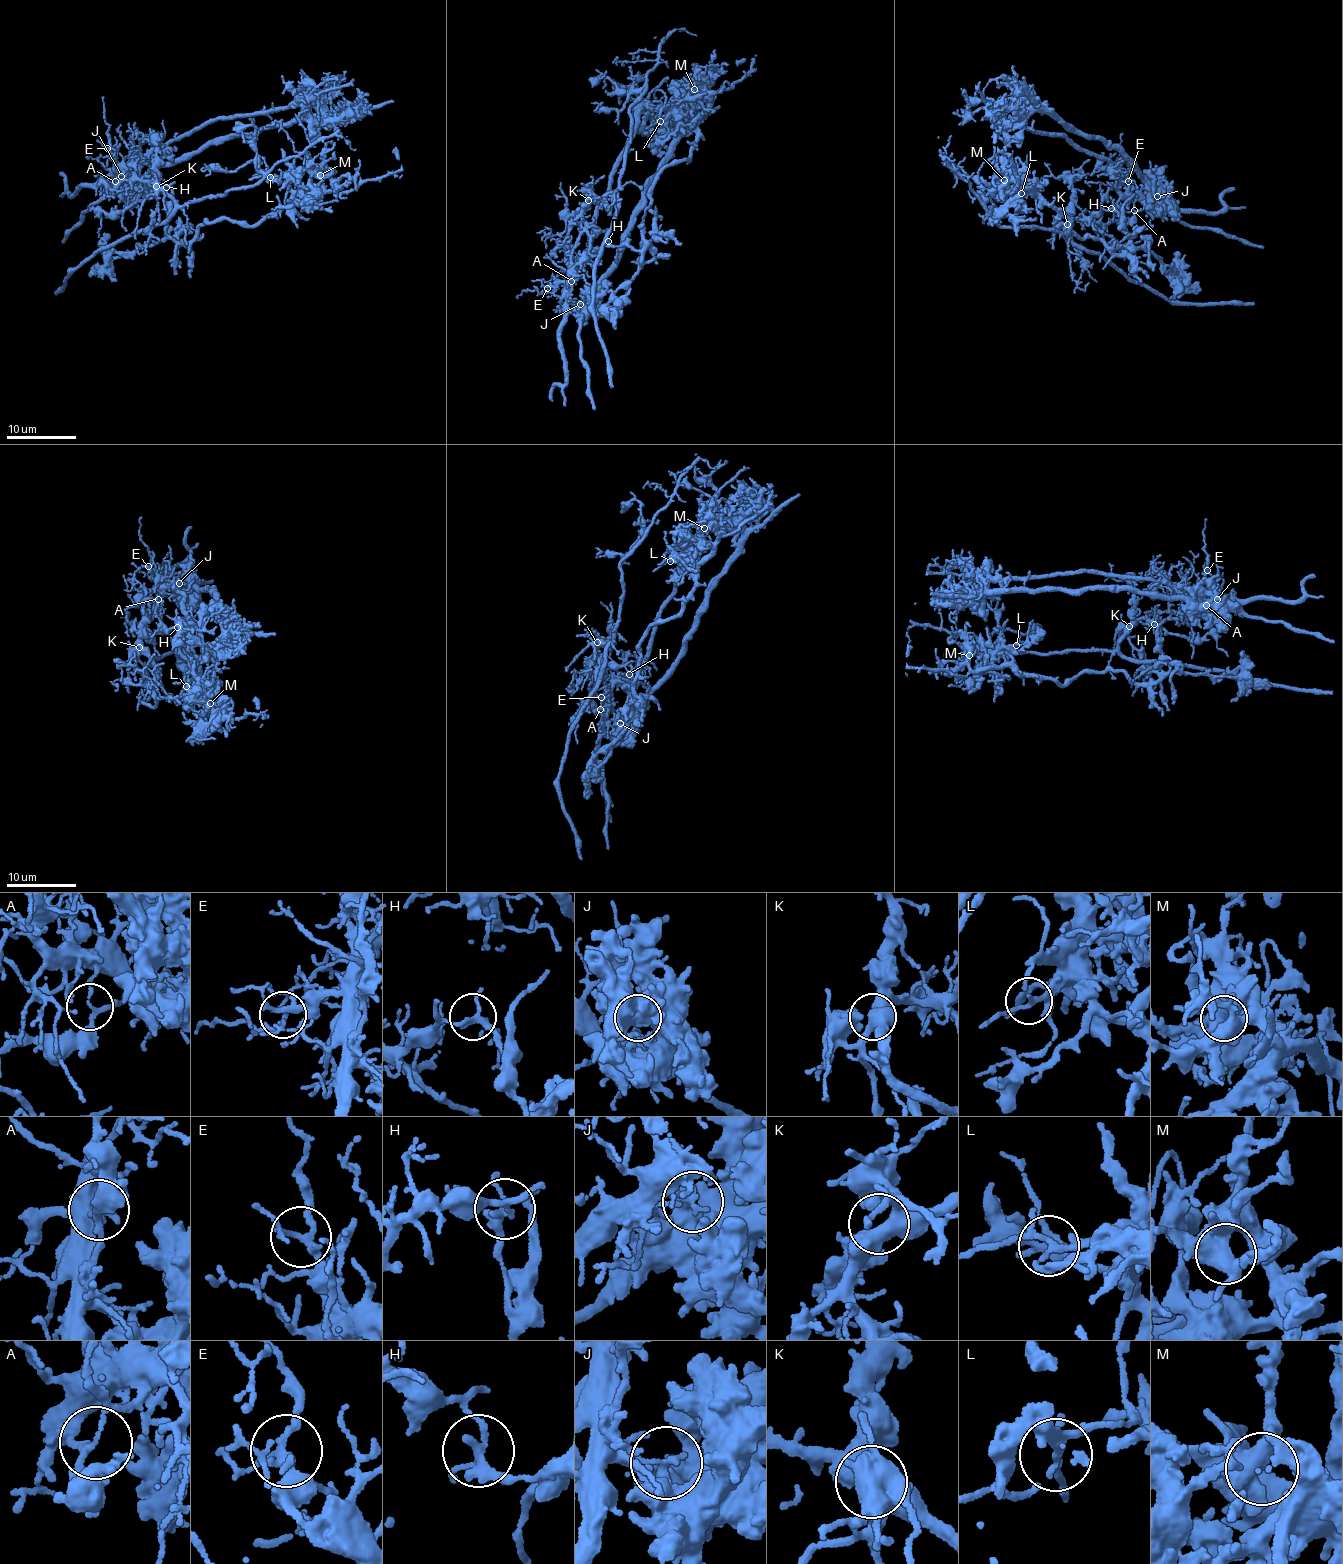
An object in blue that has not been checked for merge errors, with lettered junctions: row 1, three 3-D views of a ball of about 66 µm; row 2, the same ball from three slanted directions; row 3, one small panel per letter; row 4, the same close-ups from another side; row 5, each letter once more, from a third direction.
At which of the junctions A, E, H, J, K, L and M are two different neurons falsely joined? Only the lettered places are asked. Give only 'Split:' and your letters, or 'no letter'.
Split: A, H, J

